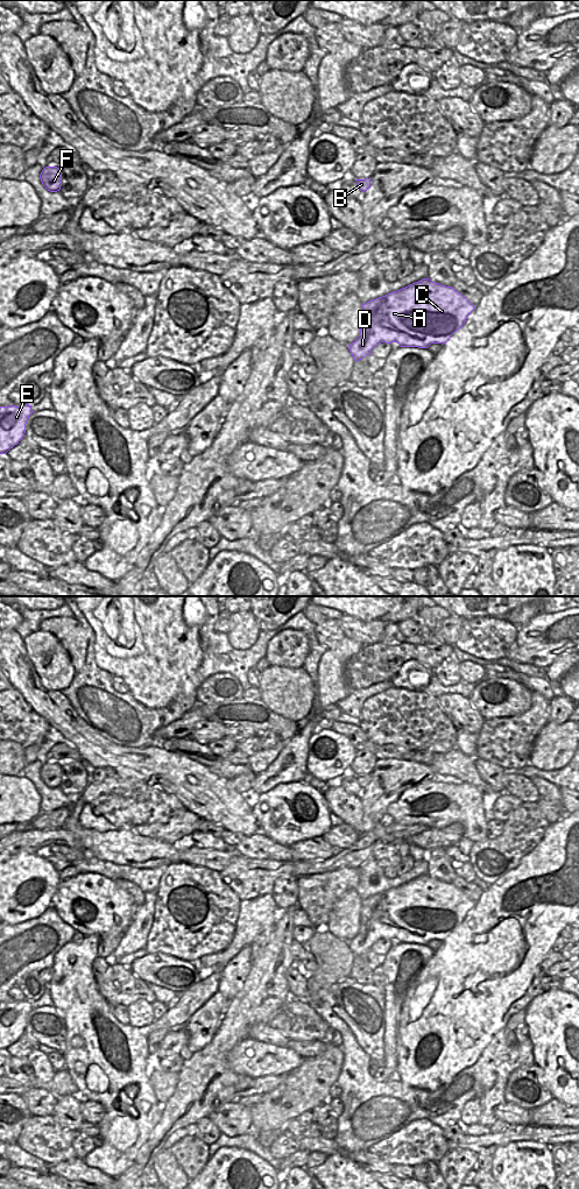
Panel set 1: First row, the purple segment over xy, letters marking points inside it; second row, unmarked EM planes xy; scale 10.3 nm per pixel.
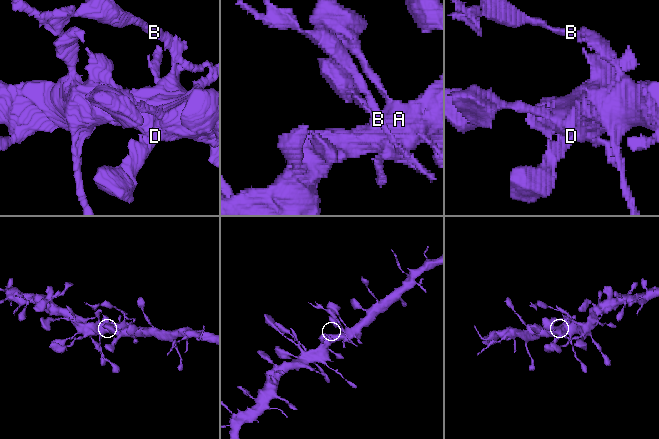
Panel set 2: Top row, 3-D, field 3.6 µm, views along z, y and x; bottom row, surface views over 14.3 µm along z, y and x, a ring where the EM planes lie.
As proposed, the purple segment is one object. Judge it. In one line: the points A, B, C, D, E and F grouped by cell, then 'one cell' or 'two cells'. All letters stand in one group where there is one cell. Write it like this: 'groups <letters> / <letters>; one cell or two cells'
groups A B C D E F; one cell

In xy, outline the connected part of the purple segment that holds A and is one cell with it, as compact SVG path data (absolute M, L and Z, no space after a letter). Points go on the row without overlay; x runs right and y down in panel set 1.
M429 873L423 875L397 887L361 900L360 929L355 937L347 943L354 956L360 957L366 951L370 951L372 946L381 939L397 939L401 943L418 944L428 944L431 940L444 941L454 928L463 923L474 905L475 903L452 883L432 878Z

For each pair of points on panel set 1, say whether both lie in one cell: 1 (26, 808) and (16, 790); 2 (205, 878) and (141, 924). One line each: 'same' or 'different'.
1: same
2: different

